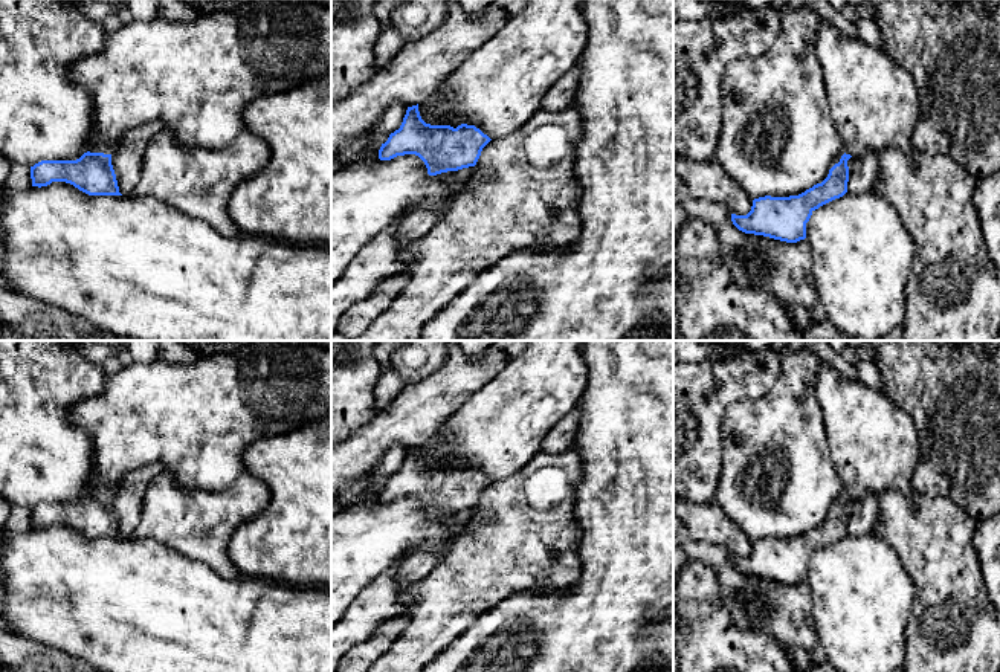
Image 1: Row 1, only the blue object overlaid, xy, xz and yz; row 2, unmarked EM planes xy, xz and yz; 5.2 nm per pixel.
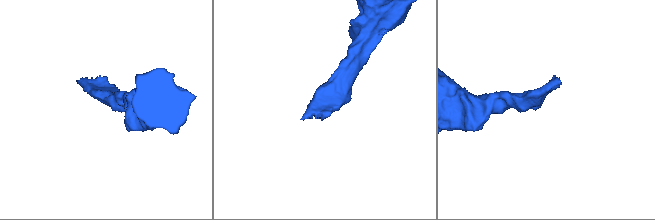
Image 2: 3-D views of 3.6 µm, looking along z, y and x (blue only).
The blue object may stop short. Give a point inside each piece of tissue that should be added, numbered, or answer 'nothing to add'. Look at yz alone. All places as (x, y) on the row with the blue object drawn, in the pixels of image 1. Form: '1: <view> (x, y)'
1: yz (874, 101)

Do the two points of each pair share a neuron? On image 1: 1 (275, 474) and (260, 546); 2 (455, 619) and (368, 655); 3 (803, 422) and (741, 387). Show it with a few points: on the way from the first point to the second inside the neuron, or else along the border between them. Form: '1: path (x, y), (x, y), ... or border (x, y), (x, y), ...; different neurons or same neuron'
1: path (280, 492), (278, 527); same neuron
2: border (406, 614), (408, 625), (380, 655); different neurons
3: border (780, 368), (765, 393), (735, 399), (725, 411); different neurons

